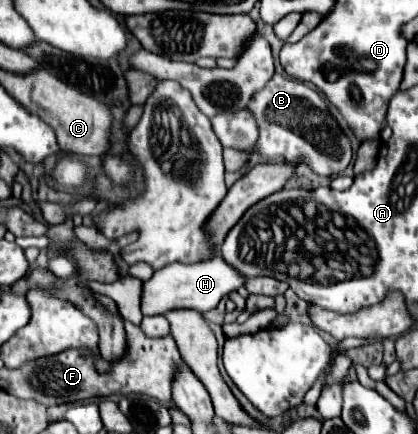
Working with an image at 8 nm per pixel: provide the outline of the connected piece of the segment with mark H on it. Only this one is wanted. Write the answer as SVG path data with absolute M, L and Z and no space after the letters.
M219 253L213 259L197 261L191 265L177 263L167 265L165 269L159 269L153 273L149 281L143 285L143 297L141 297L141 311L143 315L161 315L169 309L195 309L199 313L207 313L217 303L227 297L231 291L237 291L243 287L247 277L239 273L233 265L229 265Z

